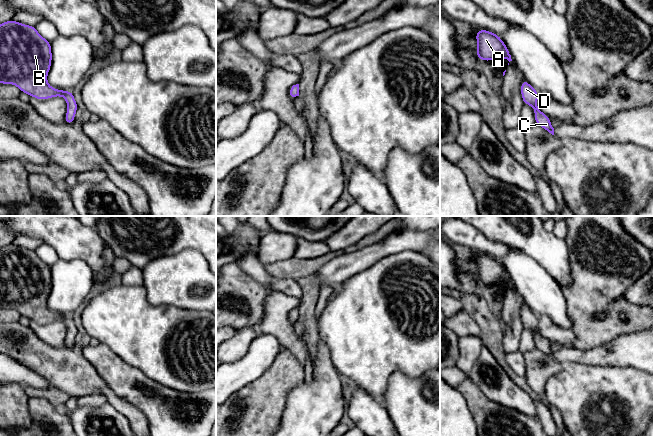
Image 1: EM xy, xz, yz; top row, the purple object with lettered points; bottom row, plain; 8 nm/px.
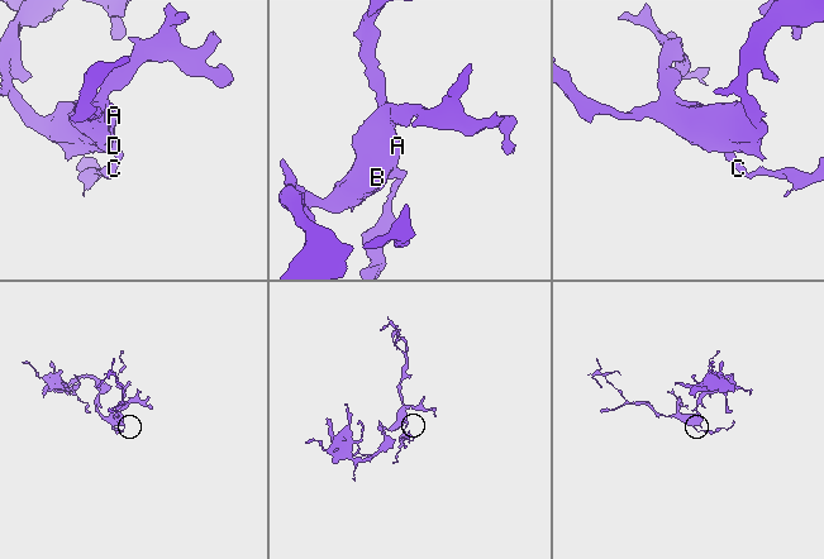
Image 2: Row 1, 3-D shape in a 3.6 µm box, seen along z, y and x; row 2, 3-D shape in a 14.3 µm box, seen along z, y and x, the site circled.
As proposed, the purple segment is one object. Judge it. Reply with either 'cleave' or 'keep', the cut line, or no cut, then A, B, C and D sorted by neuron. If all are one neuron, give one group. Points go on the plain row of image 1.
keep; no cut; A B C D

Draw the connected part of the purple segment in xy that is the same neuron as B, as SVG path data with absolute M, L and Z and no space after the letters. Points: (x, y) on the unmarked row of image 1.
M14 244L0 248L0 307L16 309L30 321L45 324L61 320L67 325L66 348L73 348L78 329L72 315L52 312L47 306L51 292L51 267L43 262L35 250L24 249Z

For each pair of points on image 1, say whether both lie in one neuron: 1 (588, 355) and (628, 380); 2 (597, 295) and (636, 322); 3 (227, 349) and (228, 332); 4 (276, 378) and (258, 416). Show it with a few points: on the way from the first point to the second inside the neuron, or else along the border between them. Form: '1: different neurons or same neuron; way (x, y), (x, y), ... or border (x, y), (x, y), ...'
1: different neurons; border (582, 363), (629, 366)
2: same neuron; way (607, 298), (613, 304), (620, 305), (627, 312)
3: different neurons; border (237, 332), (226, 340)
4: same neuron; way (273, 387), (258, 407)

